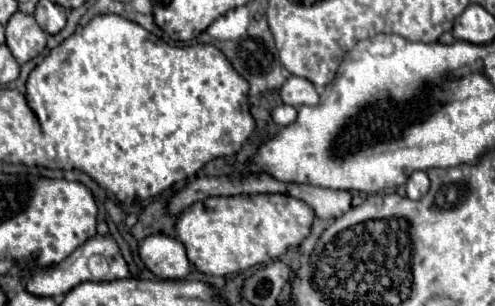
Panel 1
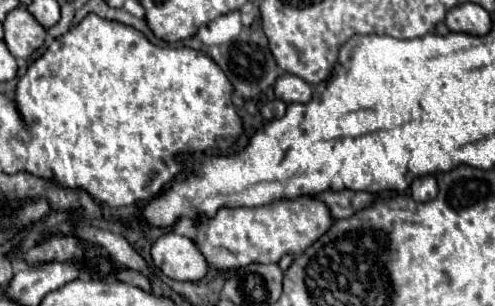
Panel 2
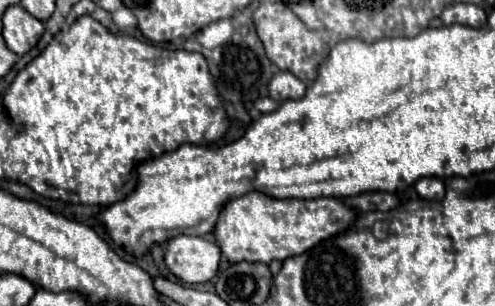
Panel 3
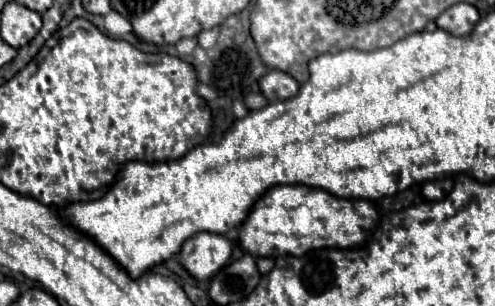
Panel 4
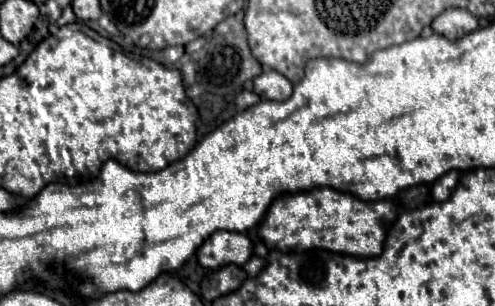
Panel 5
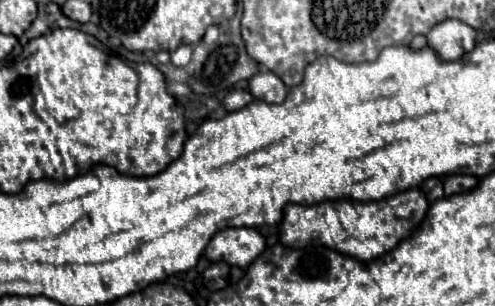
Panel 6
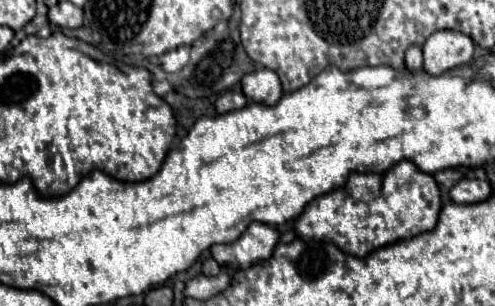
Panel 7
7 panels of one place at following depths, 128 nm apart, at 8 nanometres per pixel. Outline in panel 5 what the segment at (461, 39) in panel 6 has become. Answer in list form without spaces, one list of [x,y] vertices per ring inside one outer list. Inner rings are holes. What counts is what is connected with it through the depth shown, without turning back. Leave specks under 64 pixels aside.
[[[464,8],[444,10],[434,22],[432,30],[448,40],[458,40],[458,36],[466,36],[478,28],[478,20]]]

